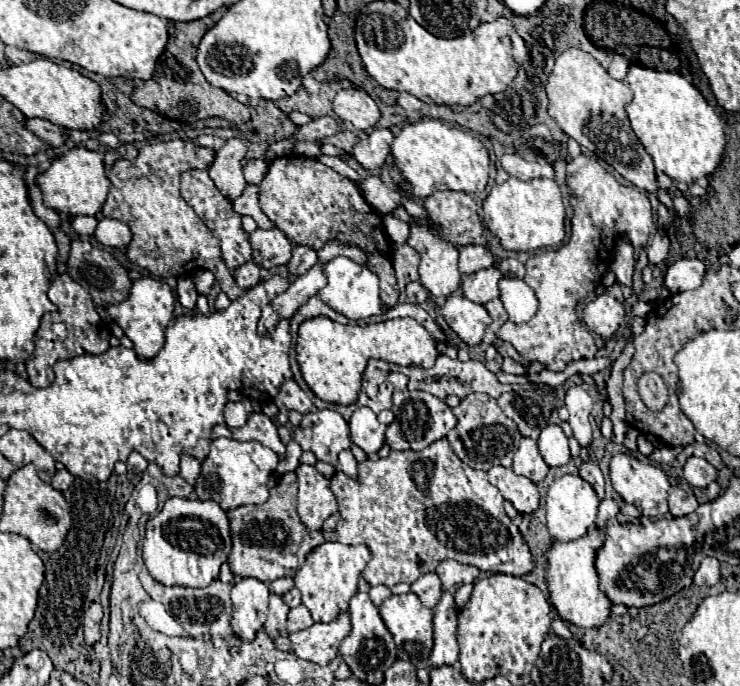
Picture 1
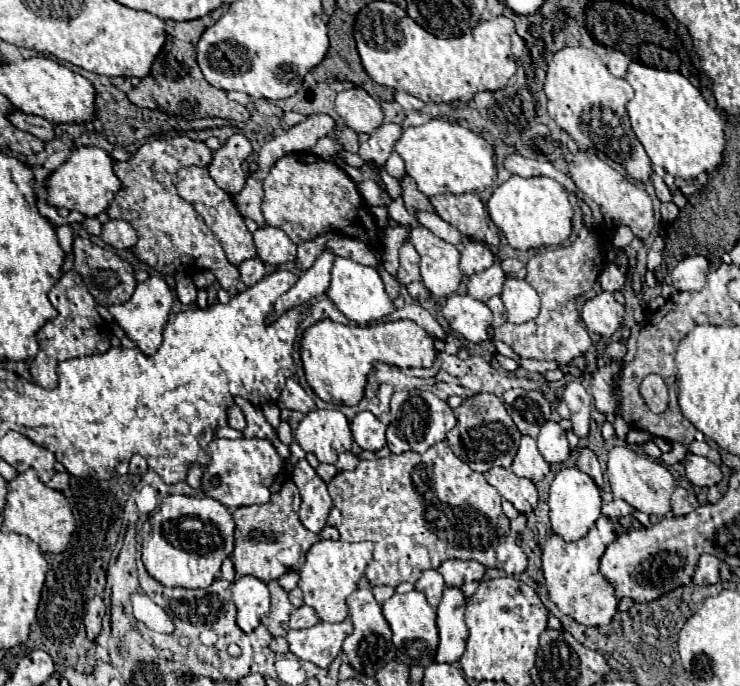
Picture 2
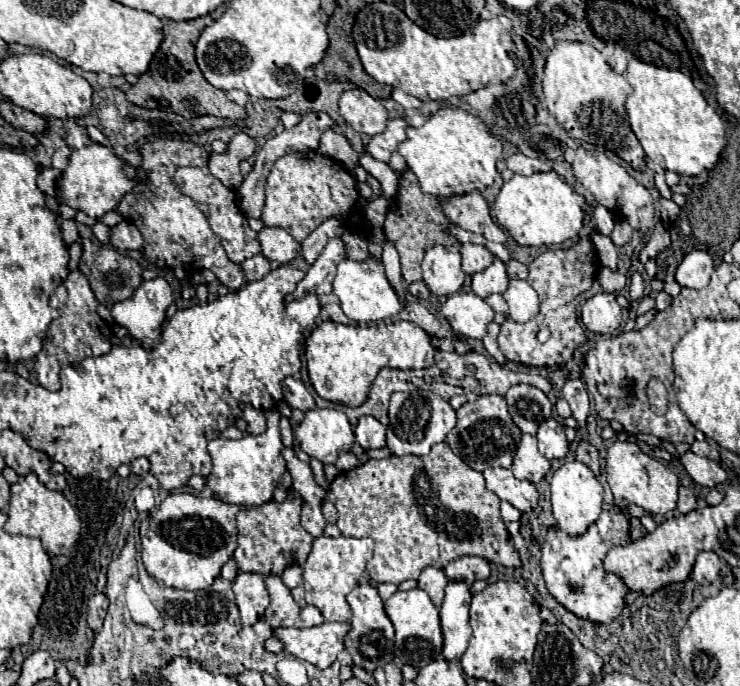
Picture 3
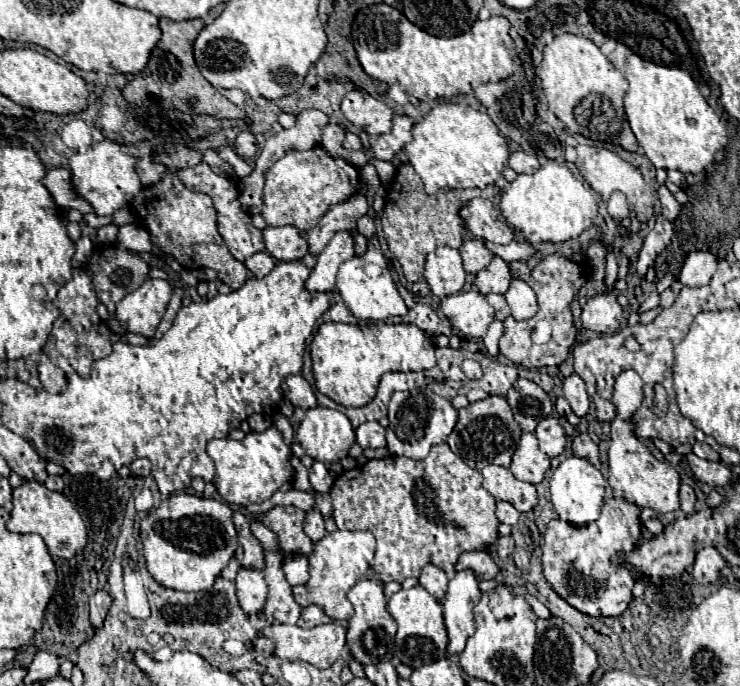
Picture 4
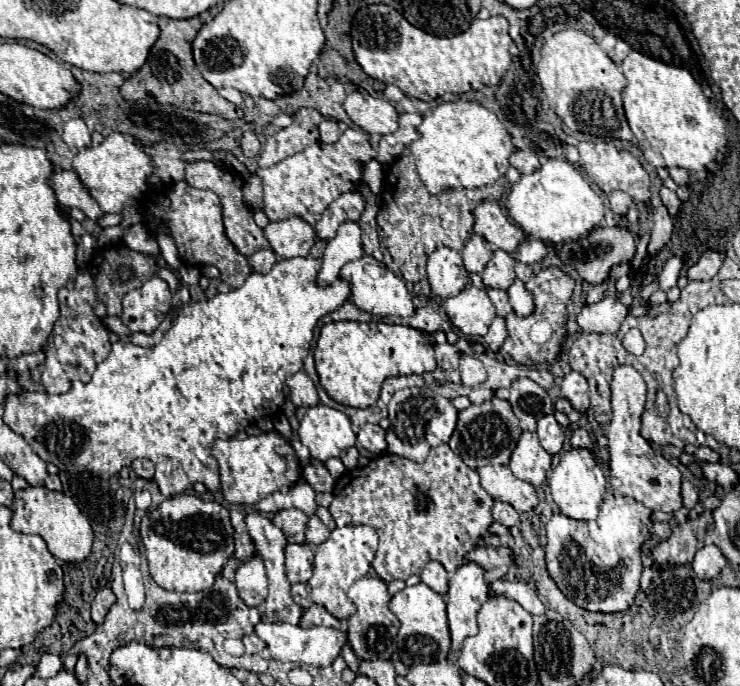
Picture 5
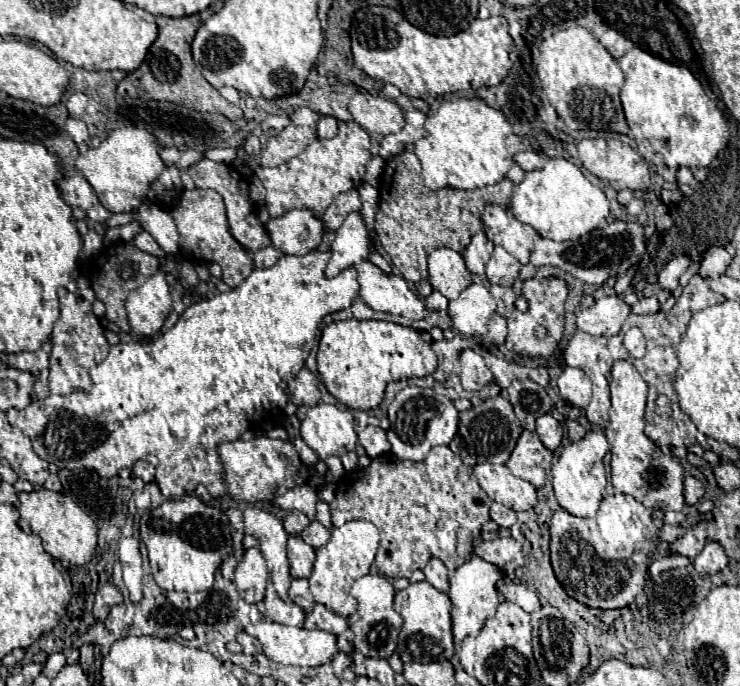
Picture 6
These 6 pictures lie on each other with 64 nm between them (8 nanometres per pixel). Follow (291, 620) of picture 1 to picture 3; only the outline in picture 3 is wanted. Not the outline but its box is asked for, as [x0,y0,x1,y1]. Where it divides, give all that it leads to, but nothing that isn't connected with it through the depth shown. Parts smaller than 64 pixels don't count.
[294,606,324,628]

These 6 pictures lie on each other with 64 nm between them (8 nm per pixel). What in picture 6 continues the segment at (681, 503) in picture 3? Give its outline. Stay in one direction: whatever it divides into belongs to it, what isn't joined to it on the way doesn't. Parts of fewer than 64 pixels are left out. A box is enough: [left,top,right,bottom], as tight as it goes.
[684,476,706,506]

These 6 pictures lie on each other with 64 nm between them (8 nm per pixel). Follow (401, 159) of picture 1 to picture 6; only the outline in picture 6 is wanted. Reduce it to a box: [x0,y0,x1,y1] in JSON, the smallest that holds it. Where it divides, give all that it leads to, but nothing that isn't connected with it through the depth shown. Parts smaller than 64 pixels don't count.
[414,98,524,190]

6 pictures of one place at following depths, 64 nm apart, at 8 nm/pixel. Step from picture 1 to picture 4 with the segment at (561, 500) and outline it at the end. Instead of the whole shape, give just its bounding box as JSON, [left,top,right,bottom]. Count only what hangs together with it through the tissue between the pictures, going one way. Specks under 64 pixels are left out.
[550,456,606,526]

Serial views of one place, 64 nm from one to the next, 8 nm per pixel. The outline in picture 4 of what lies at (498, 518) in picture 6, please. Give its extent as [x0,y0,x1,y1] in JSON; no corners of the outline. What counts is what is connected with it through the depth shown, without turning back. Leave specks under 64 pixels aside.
[496,500,520,524]

